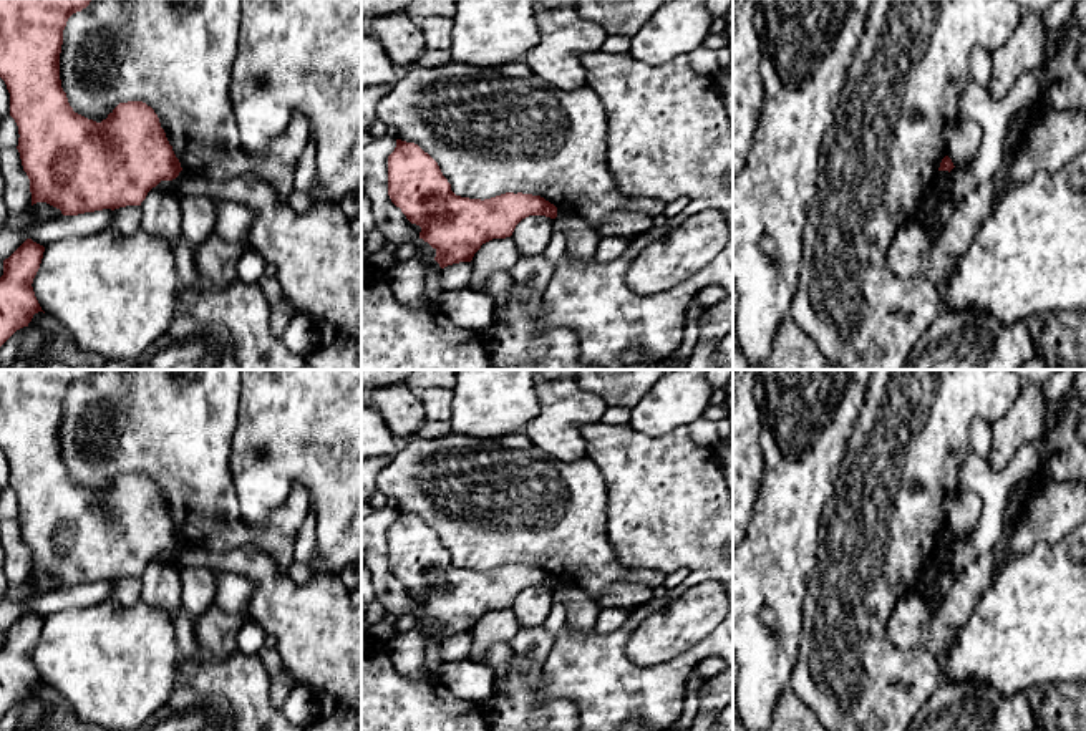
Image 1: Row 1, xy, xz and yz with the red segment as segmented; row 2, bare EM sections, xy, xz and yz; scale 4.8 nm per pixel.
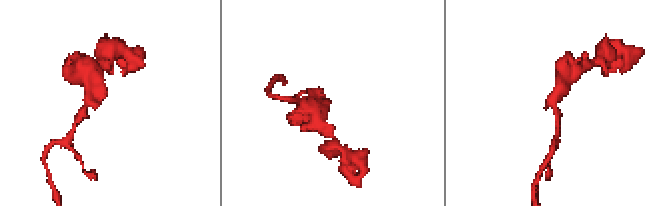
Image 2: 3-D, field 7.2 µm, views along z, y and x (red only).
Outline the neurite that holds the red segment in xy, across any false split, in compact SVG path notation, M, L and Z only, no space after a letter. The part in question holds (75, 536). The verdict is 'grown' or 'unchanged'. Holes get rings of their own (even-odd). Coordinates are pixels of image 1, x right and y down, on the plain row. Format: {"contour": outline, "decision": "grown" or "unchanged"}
{"contour": "M0 370L0 449L18 497L18 524L30 550L32 577L46 574L63 587L141 577L161 552L182 542L159 489L143 472L119 474L96 494L73 482L60 451L60 424L68 390L91 370Z", "decision": "unchanged"}

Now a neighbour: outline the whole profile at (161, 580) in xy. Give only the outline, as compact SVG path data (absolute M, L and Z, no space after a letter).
M176 550L161 552L139 577L143 582L139 600L176 618L182 608L181 569Z

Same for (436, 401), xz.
M423 388L418 396L424 408L424 419L429 423L449 423L453 390Z

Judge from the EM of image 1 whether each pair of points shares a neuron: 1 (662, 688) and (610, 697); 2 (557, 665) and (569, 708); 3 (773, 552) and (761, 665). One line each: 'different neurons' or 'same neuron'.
1: same neuron
2: different neurons
3: same neuron

